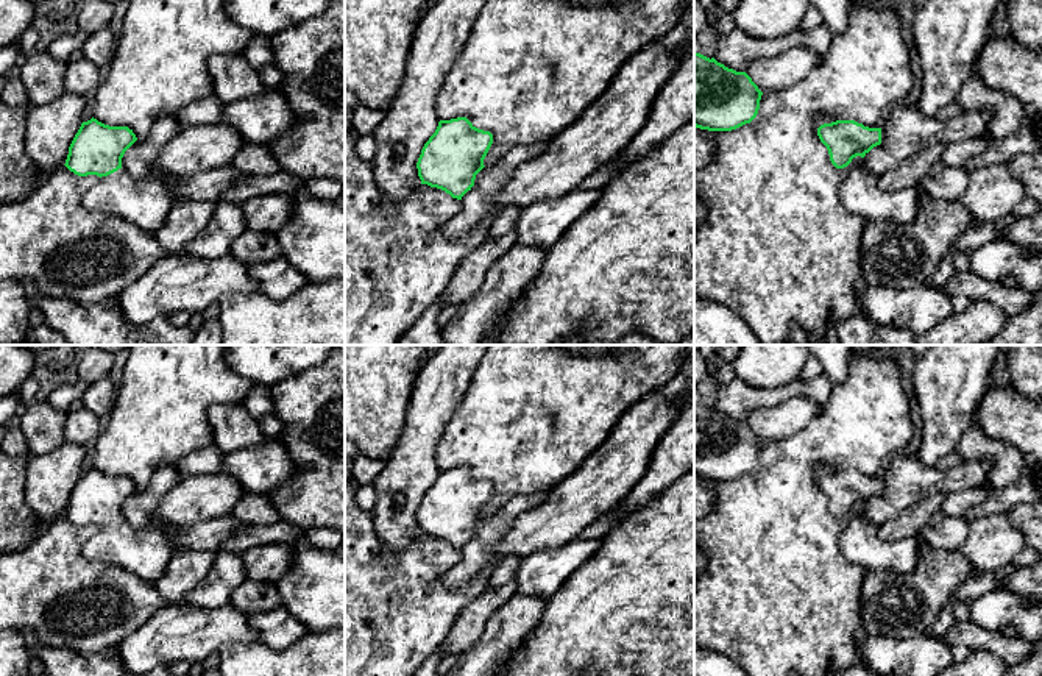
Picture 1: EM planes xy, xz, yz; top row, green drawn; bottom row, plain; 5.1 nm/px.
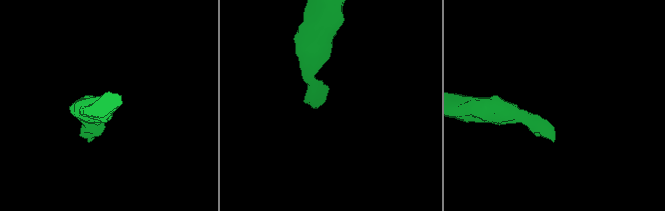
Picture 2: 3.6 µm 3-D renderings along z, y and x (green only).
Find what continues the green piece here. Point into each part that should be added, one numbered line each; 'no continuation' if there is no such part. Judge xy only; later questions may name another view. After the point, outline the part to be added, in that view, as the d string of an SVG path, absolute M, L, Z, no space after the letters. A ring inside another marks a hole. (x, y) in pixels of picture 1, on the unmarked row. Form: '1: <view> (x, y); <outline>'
1: xy (145, 553); M123 518L101 526L83 554L95 564L120 565L148 584L156 584L173 556L167 535L153 526L136 529Z

